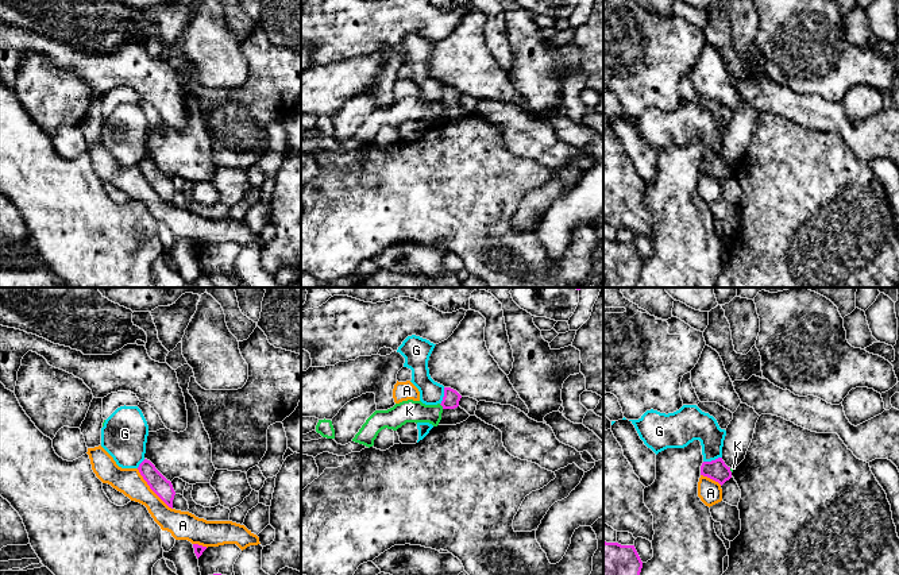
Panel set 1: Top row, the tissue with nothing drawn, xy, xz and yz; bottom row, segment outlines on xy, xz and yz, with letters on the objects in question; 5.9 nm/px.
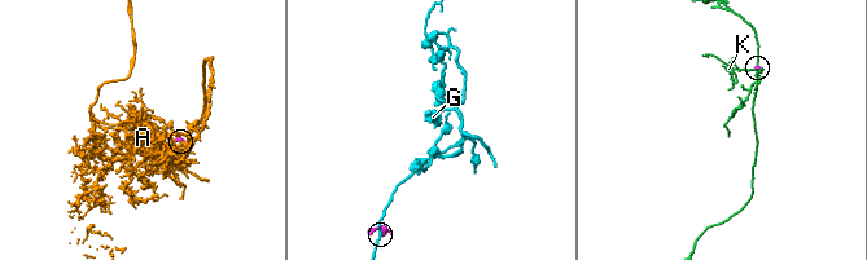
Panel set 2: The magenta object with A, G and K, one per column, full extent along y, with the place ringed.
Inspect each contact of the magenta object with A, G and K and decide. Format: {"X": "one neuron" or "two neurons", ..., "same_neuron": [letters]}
{"A": "two neurons", "G": "two neurons", "K": "two neurons", "same_neuron": []}

